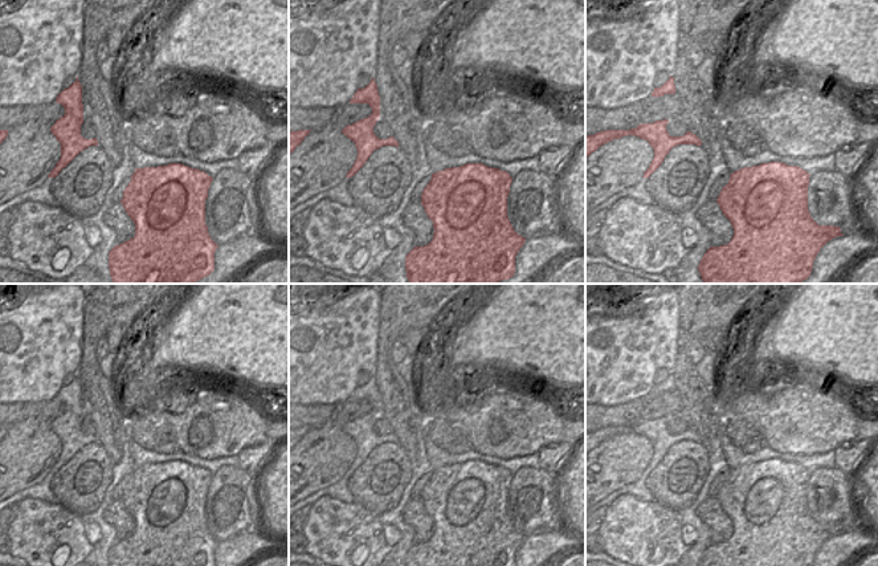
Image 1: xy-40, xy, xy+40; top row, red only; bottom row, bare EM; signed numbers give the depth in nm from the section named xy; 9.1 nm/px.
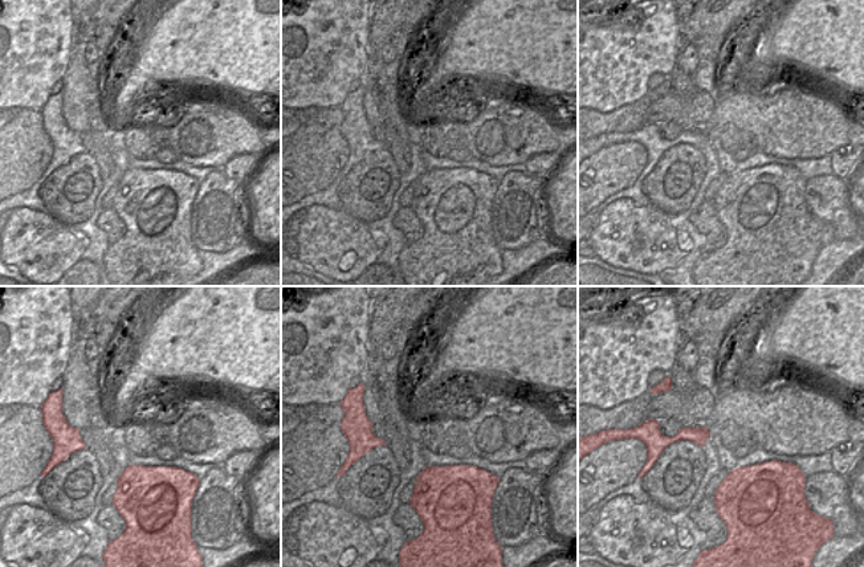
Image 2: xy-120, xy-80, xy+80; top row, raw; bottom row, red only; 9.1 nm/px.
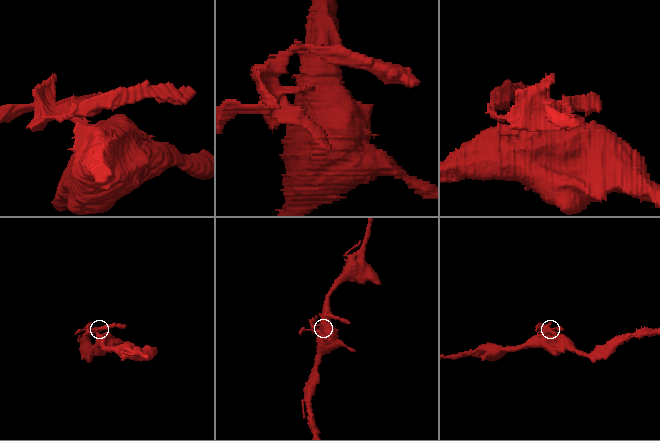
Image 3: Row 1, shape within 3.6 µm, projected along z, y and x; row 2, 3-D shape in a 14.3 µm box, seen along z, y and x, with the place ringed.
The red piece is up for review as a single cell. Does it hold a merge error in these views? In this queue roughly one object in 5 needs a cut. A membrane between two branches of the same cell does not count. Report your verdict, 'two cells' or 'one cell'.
one cell

